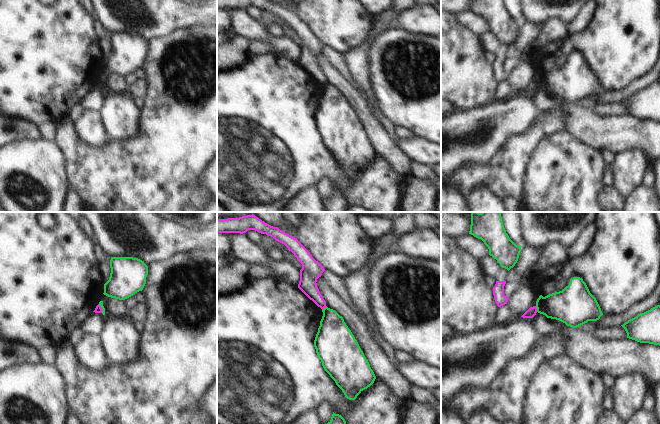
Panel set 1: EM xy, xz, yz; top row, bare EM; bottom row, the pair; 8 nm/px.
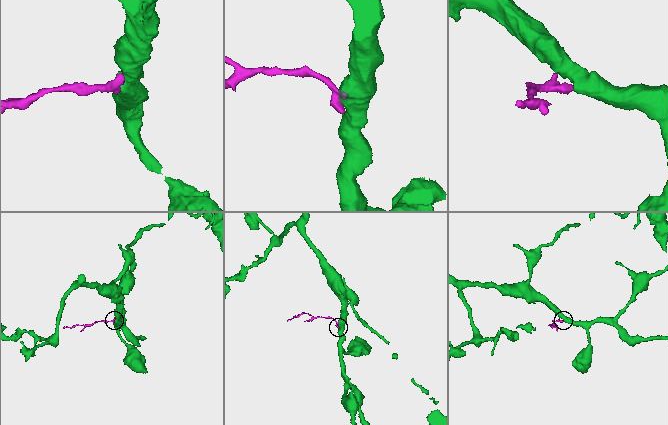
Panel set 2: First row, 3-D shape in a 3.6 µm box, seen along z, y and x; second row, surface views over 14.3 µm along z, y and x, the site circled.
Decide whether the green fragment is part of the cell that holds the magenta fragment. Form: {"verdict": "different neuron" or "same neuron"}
{"verdict": "different neuron"}

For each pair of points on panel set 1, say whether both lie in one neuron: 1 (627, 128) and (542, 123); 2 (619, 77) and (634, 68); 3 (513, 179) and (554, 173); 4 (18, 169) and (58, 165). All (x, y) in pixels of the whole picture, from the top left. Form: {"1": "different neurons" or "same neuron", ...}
{"1": "different neurons", "2": "same neuron", "3": "different neurons", "4": "same neuron"}

